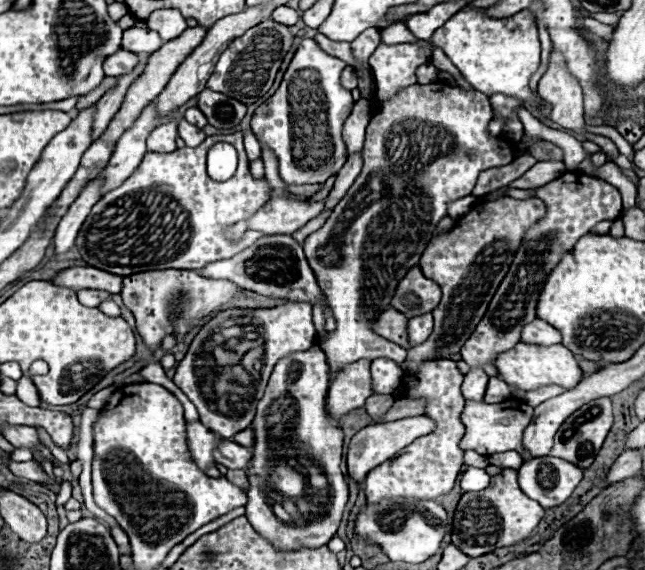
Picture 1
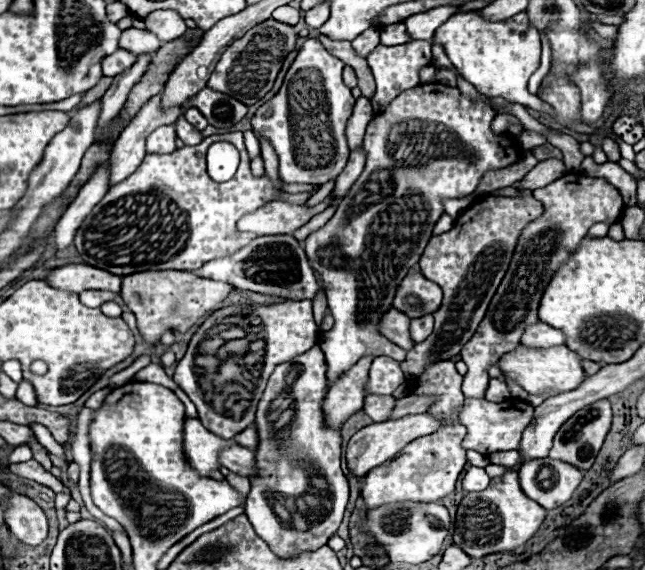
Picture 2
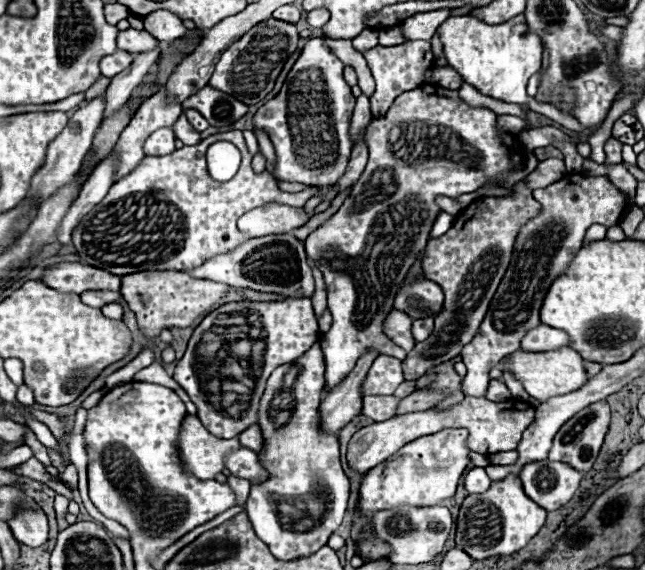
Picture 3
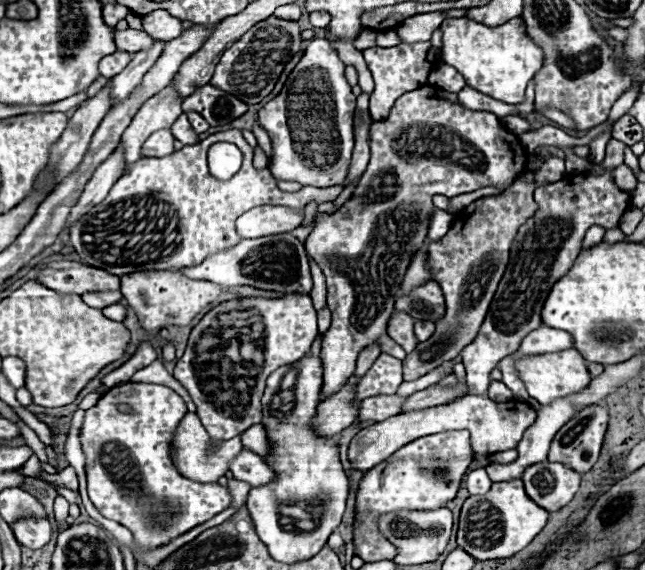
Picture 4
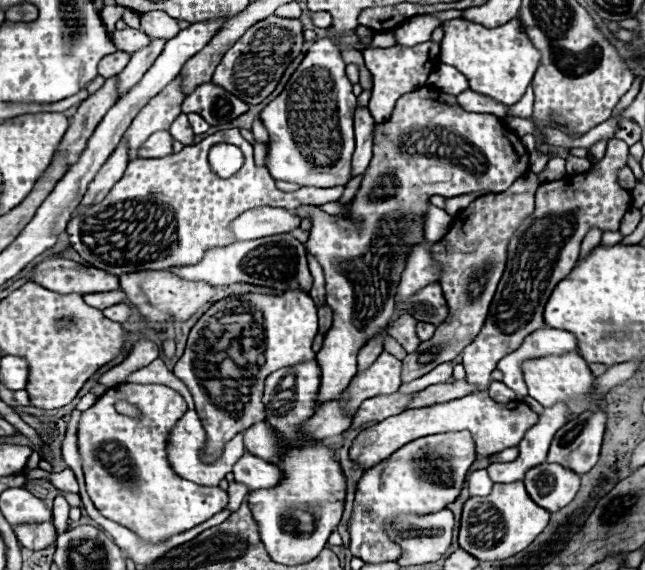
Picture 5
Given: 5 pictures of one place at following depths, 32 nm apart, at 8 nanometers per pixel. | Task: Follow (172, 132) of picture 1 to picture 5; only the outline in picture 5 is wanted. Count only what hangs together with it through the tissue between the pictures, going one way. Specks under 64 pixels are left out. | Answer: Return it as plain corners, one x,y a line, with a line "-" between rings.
160,130
154,132
138,150
140,158
164,158
168,154
172,154
172,138
168,130

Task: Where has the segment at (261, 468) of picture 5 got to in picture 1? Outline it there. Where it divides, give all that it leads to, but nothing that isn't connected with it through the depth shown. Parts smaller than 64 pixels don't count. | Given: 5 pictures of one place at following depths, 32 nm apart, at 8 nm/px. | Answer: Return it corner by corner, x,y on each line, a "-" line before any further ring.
220,440
220,444
214,448
214,460
232,470
236,468
246,470
248,460
250,460
250,450
244,446
238,446
236,442

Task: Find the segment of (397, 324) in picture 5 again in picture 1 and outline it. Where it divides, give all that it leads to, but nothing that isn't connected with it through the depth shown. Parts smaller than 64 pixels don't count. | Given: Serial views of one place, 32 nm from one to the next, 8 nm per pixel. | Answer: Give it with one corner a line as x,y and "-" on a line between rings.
386,308
382,314
378,314
378,318
372,322
372,330
404,348
410,348
410,344
406,342
406,322
408,318
394,310
394,308

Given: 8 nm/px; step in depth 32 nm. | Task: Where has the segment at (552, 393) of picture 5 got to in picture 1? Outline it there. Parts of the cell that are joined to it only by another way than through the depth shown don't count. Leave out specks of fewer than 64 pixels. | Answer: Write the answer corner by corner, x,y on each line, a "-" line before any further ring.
518,342
518,346
514,346
514,350
506,350
506,354
500,354
494,360
494,366
498,368
498,376
504,382
508,382
510,386
518,386
520,390
536,390
546,384
574,388
574,386
578,386
580,376
582,376
576,356
570,350
566,350
562,344
558,344
558,346
526,346
524,342

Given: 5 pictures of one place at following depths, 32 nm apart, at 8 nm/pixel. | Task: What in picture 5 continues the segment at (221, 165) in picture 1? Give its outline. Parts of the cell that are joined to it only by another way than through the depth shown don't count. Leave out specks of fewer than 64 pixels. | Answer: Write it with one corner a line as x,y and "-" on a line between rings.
228,143
214,145
209,151
208,158
213,172
224,179
237,172
244,162
242,151

